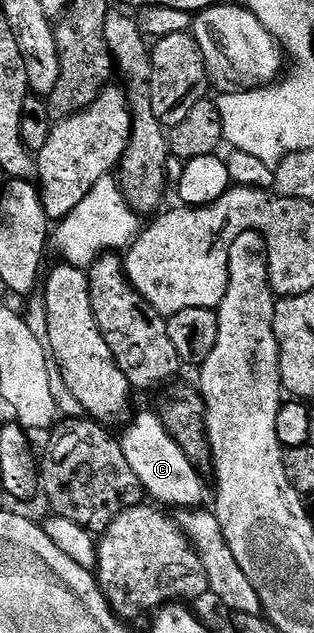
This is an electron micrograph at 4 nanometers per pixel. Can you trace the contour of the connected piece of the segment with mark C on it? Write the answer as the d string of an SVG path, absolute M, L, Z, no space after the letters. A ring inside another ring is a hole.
M142 411L134 419L130 432L121 436L122 452L128 457L128 465L132 465L132 473L140 481L143 492L150 495L155 504L171 509L198 509L206 499L206 487L202 484L199 468L192 465L192 461L176 441L168 433L161 418L150 411Z

